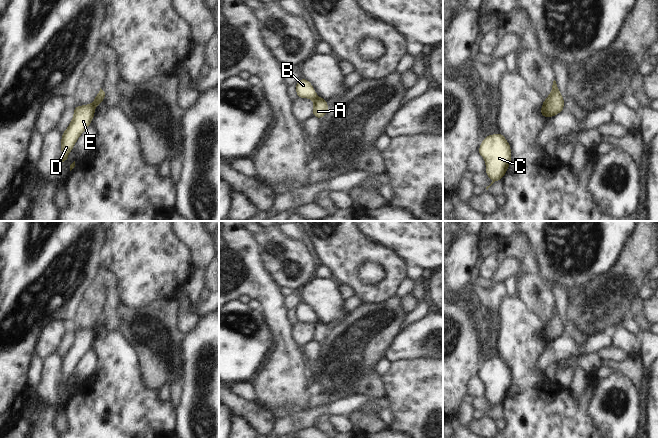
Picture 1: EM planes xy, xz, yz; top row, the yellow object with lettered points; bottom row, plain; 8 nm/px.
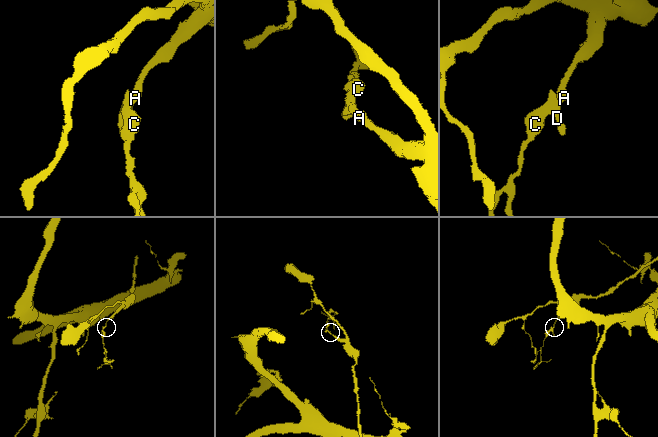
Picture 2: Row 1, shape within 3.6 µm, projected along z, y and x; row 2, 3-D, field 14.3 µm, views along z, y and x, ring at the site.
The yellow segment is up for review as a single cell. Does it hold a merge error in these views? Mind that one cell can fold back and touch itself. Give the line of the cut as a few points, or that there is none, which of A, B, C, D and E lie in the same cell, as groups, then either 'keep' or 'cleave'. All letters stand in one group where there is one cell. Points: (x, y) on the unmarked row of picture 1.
cut xz (317, 320), (314, 324); groups A / B C D E; cleave

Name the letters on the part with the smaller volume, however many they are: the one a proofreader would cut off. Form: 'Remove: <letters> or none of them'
Remove: B, C, D, E

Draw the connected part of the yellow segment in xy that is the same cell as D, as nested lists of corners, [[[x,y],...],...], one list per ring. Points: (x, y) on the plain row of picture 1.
[[[92,328],[83,330],[74,330],[74,341],[69,351],[62,358],[61,375],[62,386],[67,384],[68,378],[83,355],[90,349],[95,337]]]

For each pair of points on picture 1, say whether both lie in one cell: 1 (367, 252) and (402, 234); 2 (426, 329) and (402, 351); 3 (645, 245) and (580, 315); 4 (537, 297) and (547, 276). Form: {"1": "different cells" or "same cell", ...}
{"1": "different cells", "2": "same cell", "3": "same cell", "4": "different cells"}

